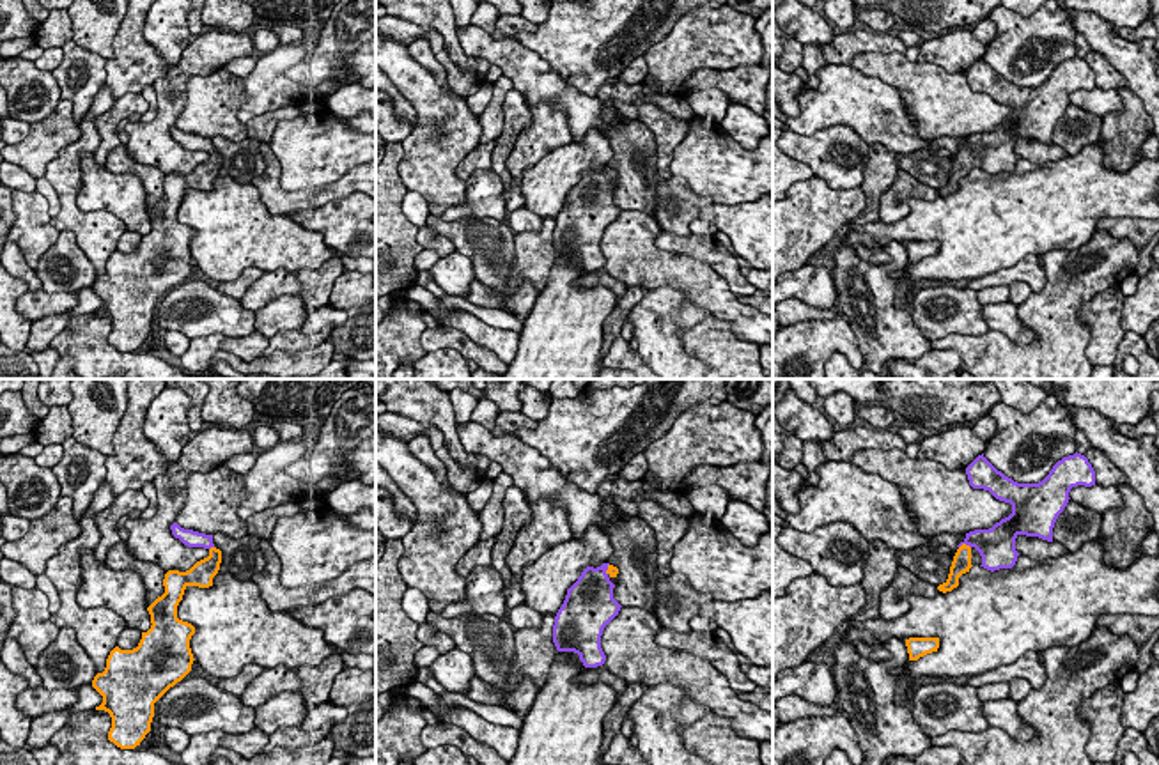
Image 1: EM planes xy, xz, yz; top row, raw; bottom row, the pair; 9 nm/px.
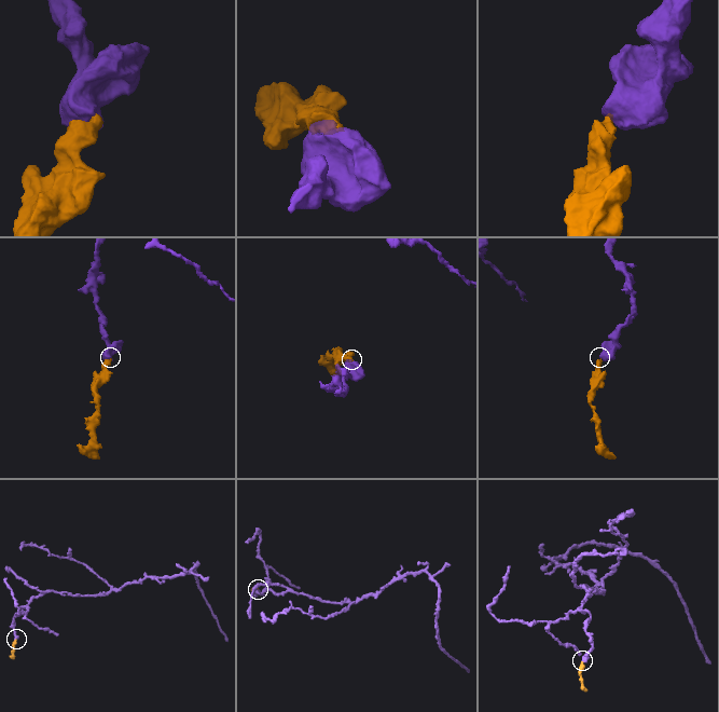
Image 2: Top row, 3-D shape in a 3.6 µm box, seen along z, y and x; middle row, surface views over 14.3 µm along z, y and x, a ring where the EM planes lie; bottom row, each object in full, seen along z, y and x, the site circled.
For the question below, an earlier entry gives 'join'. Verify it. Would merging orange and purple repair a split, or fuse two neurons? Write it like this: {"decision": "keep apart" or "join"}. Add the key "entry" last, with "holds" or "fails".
{"decision": "join", "entry": "holds"}

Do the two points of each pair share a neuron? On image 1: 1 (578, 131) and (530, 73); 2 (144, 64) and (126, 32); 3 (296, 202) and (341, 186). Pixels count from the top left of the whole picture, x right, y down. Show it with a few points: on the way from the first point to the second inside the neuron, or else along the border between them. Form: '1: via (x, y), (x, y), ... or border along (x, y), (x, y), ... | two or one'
1: via (578, 115), (546, 85) | one
2: via (137, 57), (130, 50), (128, 39) | one
3: via (307, 199), (330, 192) | one

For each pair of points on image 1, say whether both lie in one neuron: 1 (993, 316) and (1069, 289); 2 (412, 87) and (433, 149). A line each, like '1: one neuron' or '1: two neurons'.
1: two neurons
2: one neuron

